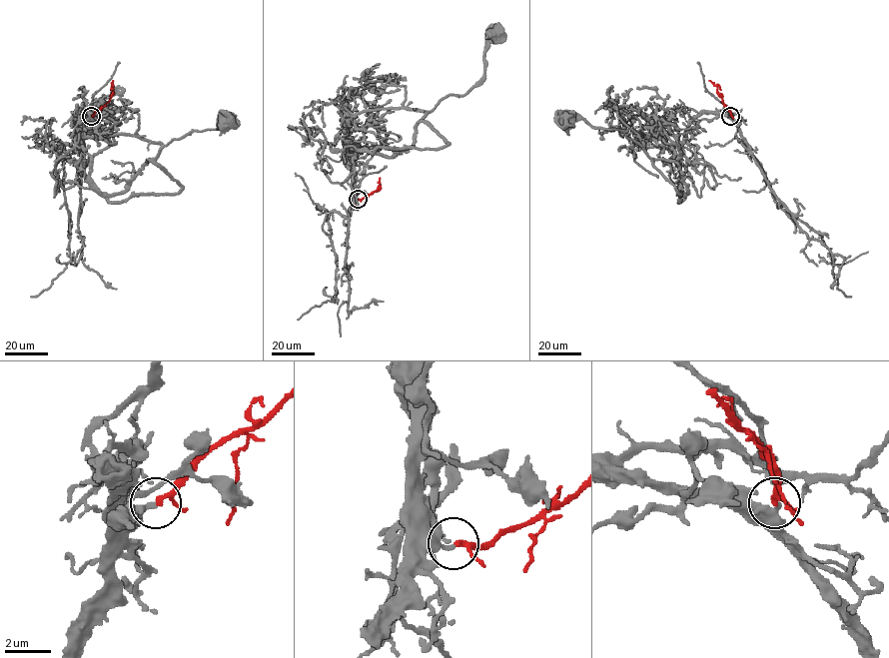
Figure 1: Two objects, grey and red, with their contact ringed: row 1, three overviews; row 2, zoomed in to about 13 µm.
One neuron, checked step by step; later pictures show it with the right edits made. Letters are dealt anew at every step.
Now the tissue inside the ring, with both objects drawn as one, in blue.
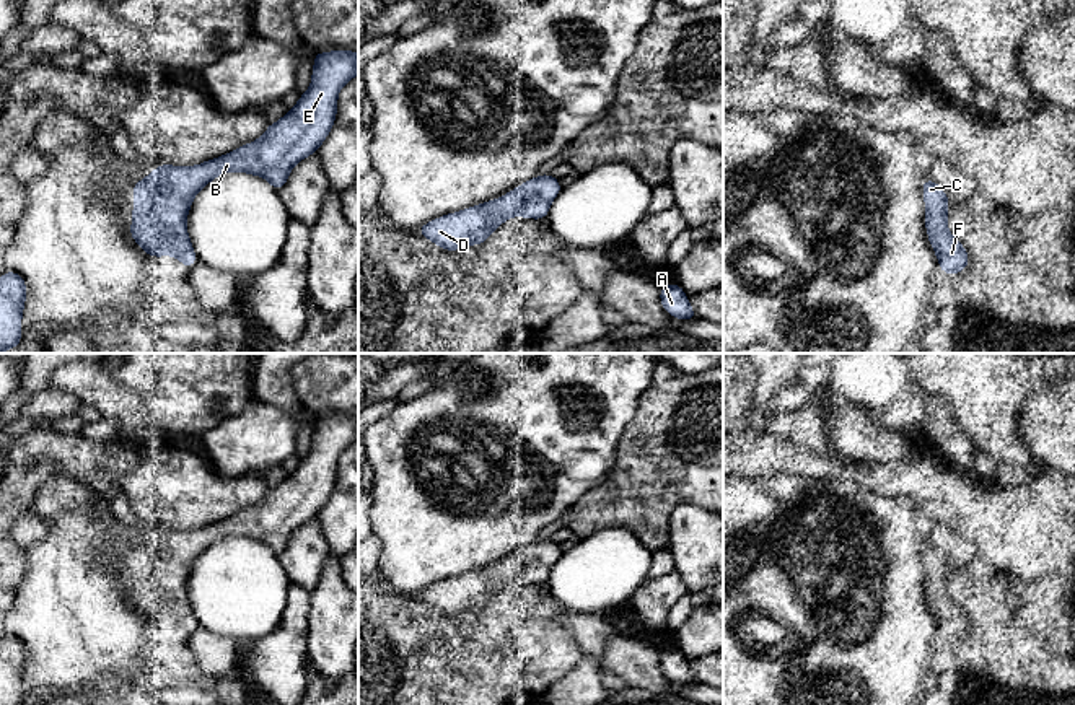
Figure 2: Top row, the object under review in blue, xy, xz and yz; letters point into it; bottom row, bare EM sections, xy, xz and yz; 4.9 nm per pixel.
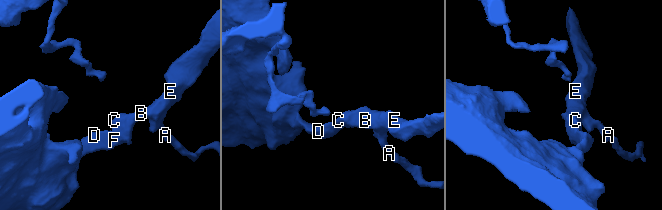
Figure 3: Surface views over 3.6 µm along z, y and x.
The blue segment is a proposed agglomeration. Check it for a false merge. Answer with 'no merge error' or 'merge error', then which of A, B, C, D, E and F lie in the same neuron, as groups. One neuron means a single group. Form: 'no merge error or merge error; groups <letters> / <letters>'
no merge error; groups A B C D E F

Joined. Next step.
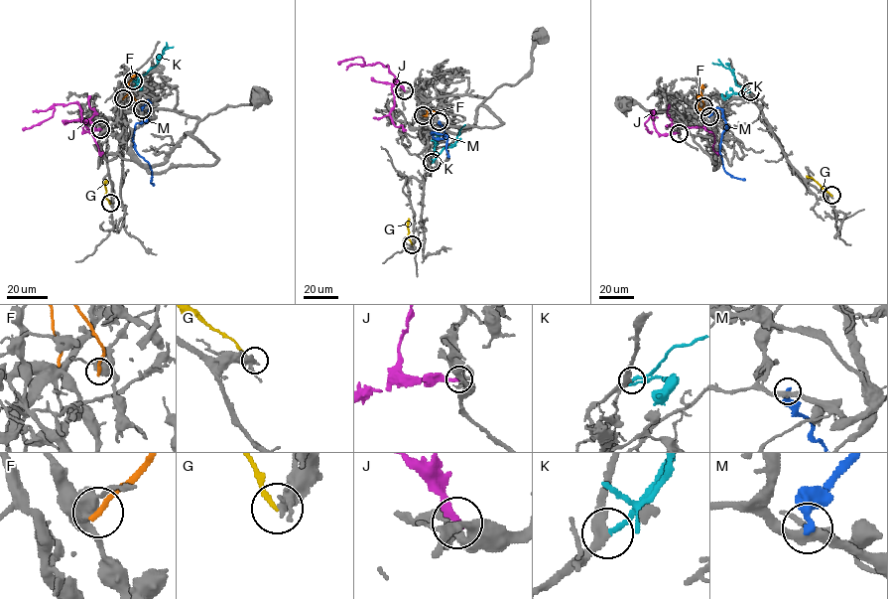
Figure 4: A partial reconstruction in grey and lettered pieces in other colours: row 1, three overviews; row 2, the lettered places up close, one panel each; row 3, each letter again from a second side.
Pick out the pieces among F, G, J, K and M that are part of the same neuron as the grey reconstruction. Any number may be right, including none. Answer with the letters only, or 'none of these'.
K

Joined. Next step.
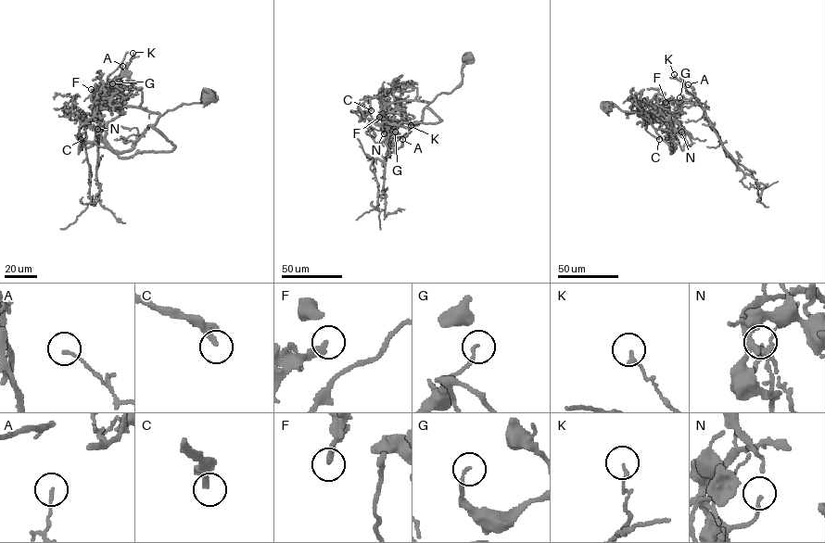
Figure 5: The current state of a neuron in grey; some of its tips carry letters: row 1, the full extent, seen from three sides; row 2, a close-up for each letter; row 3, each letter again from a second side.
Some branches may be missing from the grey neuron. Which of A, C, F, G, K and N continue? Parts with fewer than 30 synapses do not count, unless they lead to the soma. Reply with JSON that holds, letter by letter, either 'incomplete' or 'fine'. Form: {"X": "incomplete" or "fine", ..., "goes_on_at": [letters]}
{"A": "fine", "C": "incomplete", "F": "incomplete", "G": "fine", "K": "fine", "N": "incomplete", "goes_on_at": ["C", "F", "N"]}

